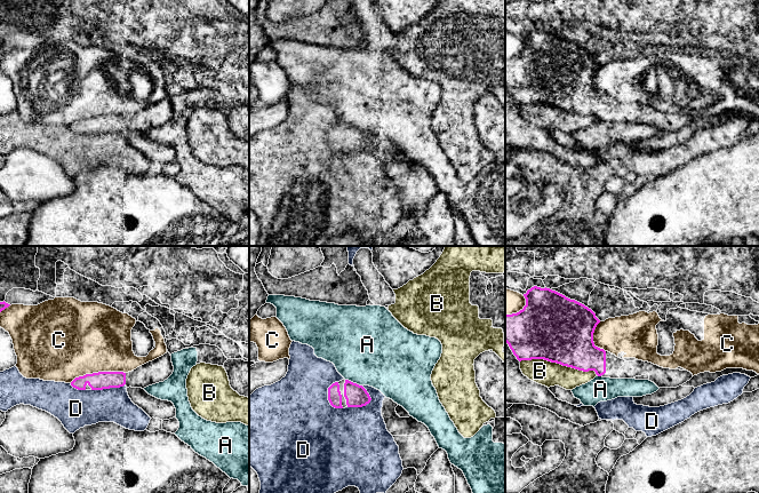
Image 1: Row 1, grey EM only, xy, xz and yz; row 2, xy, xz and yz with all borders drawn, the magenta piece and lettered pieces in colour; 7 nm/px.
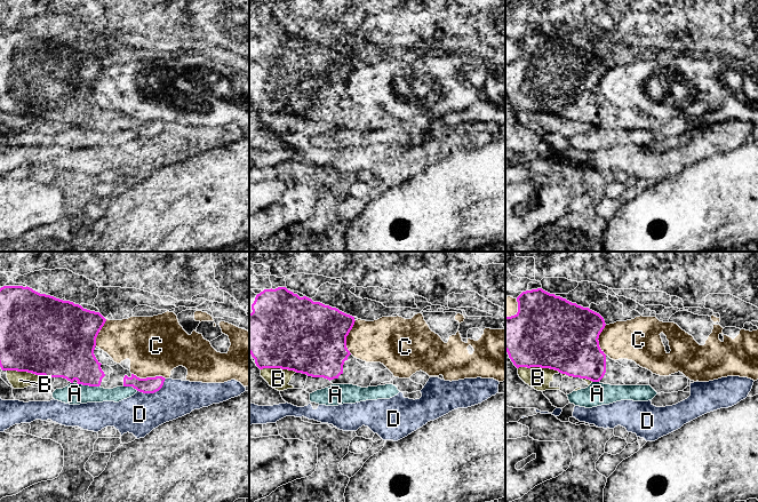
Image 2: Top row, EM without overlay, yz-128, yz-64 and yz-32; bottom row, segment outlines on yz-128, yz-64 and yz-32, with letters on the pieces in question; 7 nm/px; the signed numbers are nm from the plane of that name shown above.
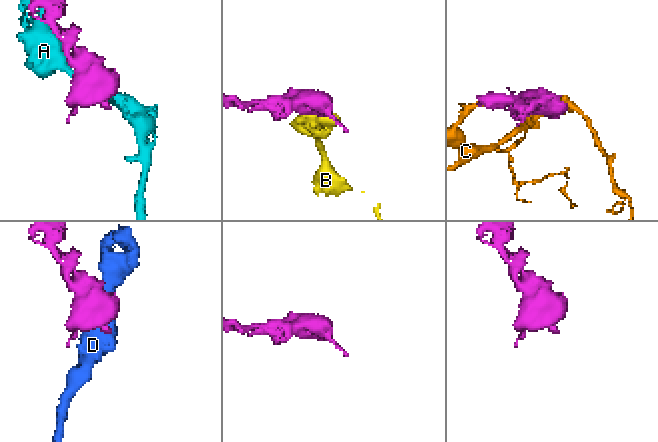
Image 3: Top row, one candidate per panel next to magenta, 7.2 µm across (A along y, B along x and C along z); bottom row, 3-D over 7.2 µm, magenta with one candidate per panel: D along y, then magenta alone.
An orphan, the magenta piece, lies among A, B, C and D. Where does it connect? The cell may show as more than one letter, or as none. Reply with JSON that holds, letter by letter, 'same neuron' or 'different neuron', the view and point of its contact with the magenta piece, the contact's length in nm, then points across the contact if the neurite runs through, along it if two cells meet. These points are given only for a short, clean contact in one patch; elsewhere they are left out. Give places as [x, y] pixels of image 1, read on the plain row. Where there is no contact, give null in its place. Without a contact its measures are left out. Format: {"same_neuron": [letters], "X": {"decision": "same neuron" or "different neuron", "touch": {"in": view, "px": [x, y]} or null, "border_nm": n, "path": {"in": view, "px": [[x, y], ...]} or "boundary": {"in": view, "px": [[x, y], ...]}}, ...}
{"same_neuron": [], "A": {"decision": "different neuron", "touch": {"in": "xz", "px": [352, 126]}, "border_nm": 130}, "B": {"decision": "different neuron", "touch": {"in": "yz", "px": [559, 106]}, "border_nm": 550}, "C": {"decision": "different neuron", "touch": {"in": "xy", "px": [98, 116]}, "border_nm": 400}, "D": {"decision": "different neuron", "touch": {"in": "xz", "px": [366, 148]}, "border_nm": 190}}

